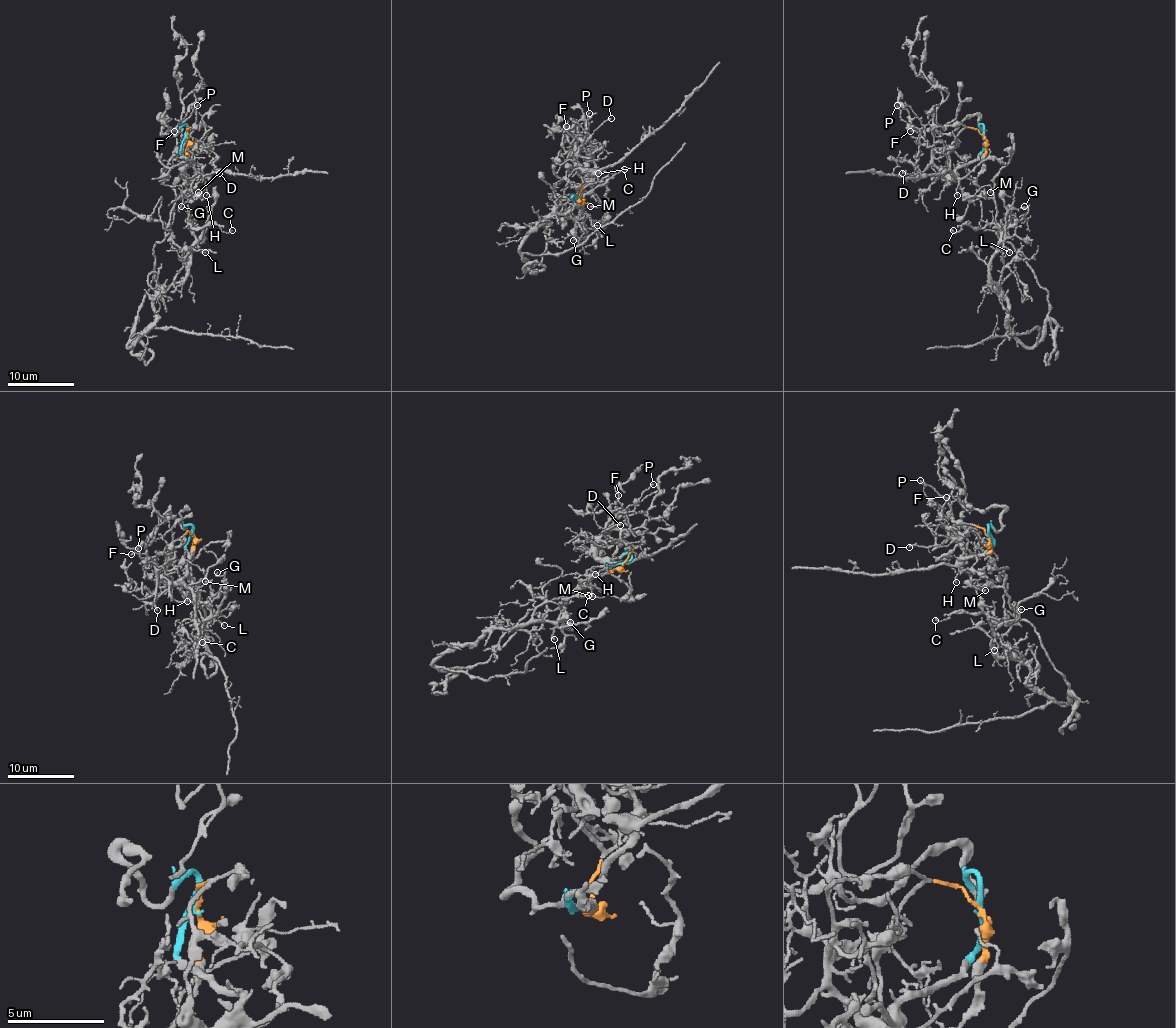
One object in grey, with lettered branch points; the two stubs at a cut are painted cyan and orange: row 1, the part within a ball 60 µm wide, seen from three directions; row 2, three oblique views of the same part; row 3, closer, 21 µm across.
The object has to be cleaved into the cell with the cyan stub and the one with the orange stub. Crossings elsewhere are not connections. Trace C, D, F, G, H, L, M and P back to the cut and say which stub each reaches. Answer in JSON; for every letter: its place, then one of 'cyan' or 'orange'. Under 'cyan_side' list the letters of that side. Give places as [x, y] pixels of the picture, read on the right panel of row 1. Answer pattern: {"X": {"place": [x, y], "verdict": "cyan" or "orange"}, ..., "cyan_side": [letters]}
{"C": {"place": [953, 230], "verdict": "orange"}, "D": {"place": [902, 173], "verdict": "cyan"}, "F": {"place": [910, 131], "verdict": "cyan"}, "G": {"place": [1024, 206], "verdict": "orange"}, "H": {"place": [957, 195], "verdict": "cyan"}, "L": {"place": [1009, 252], "verdict": "orange"}, "M": {"place": [990, 192], "verdict": "cyan"}, "P": {"place": [897, 105], "verdict": "cyan"}, "cyan_side": ["D", "F", "H", "M", "P"]}

